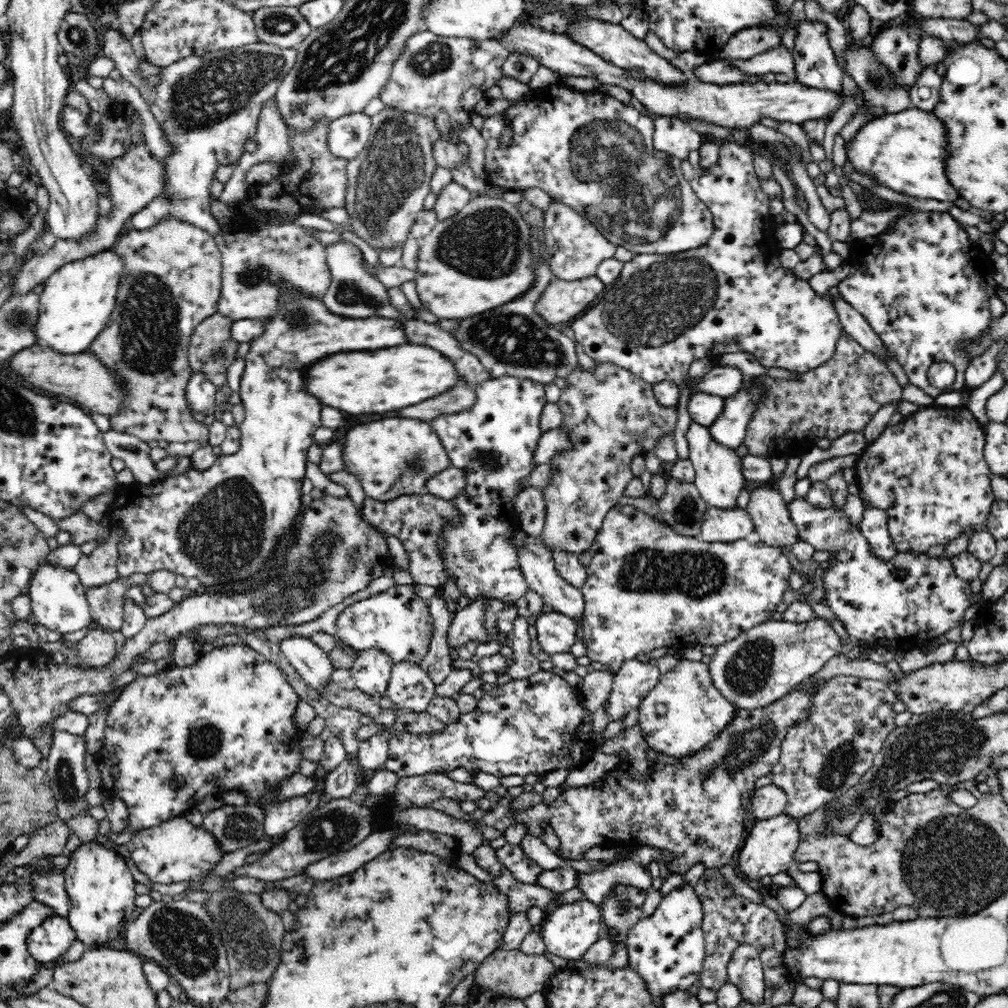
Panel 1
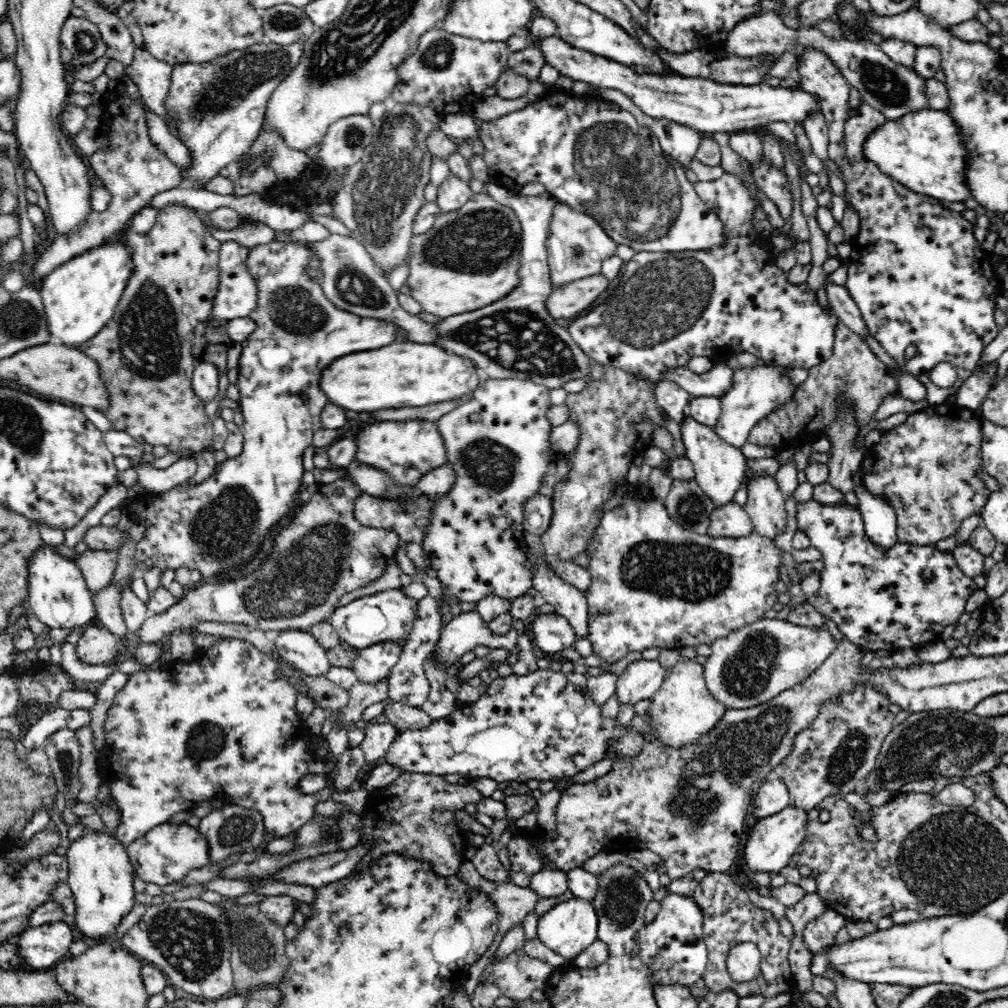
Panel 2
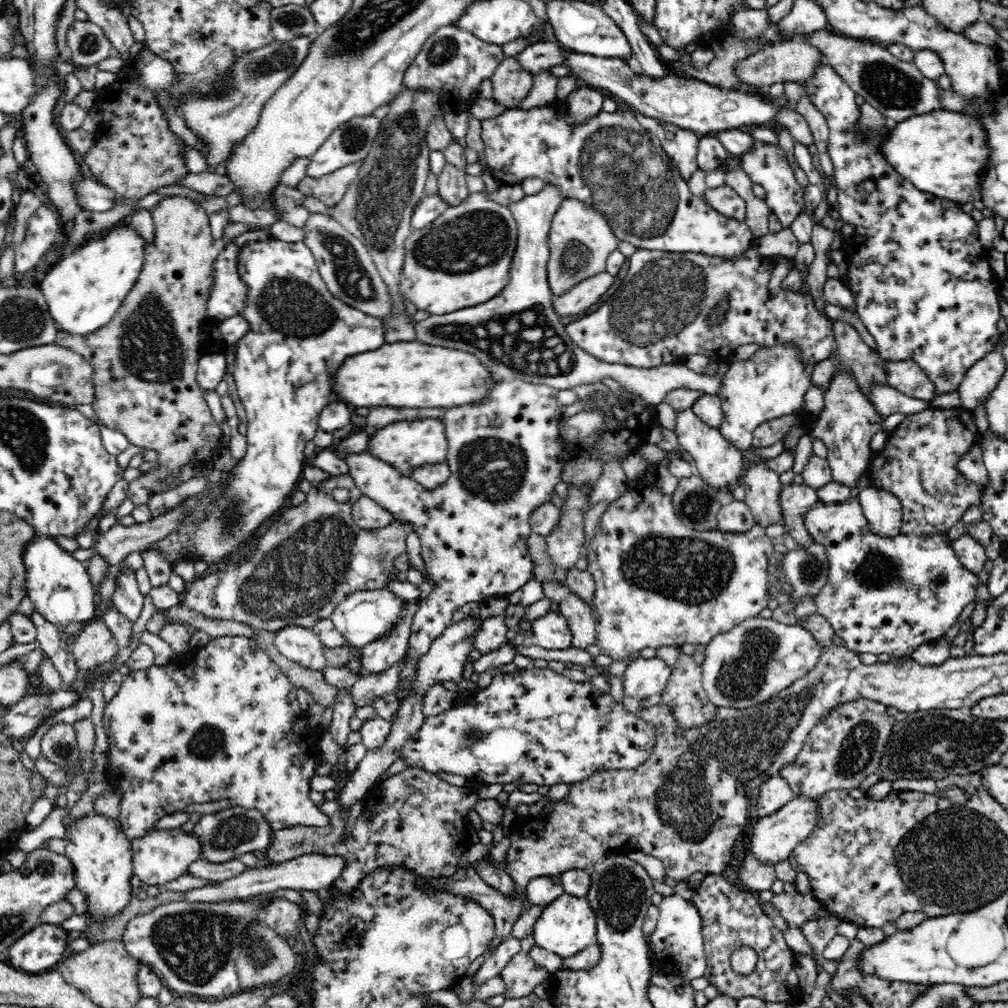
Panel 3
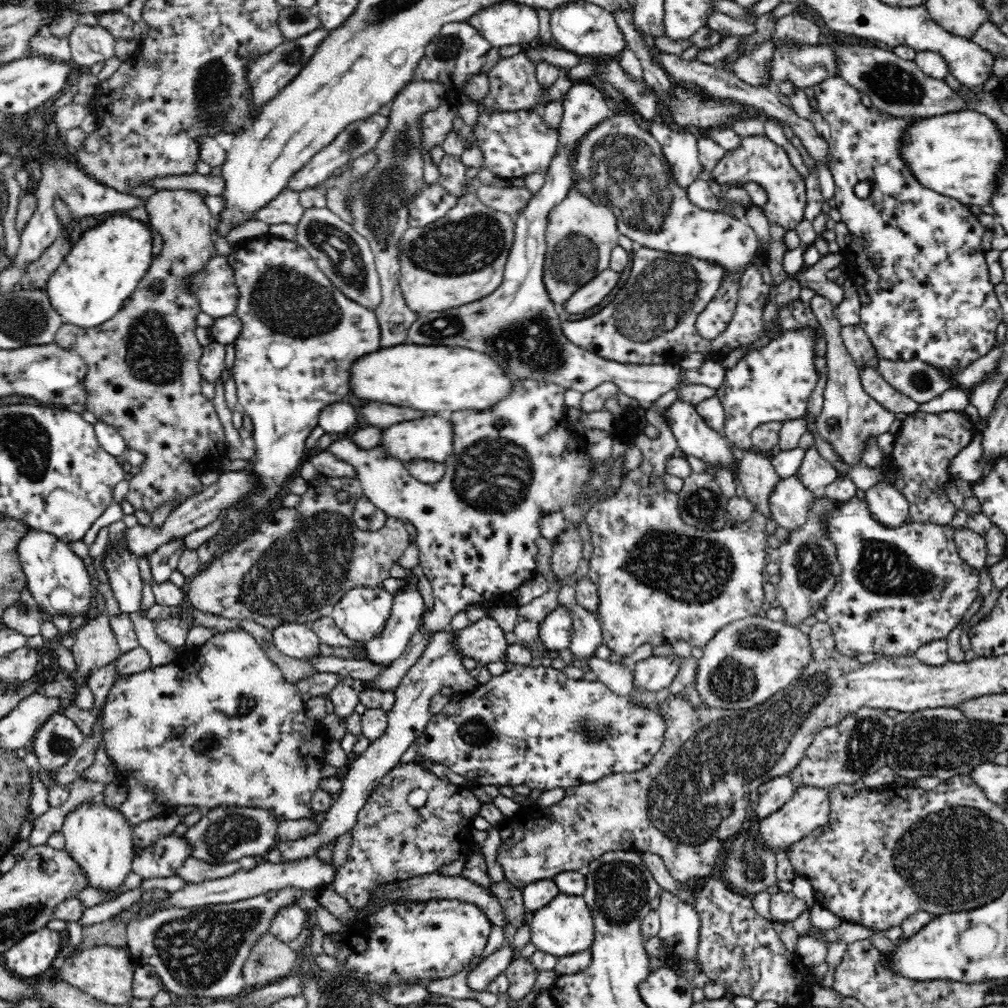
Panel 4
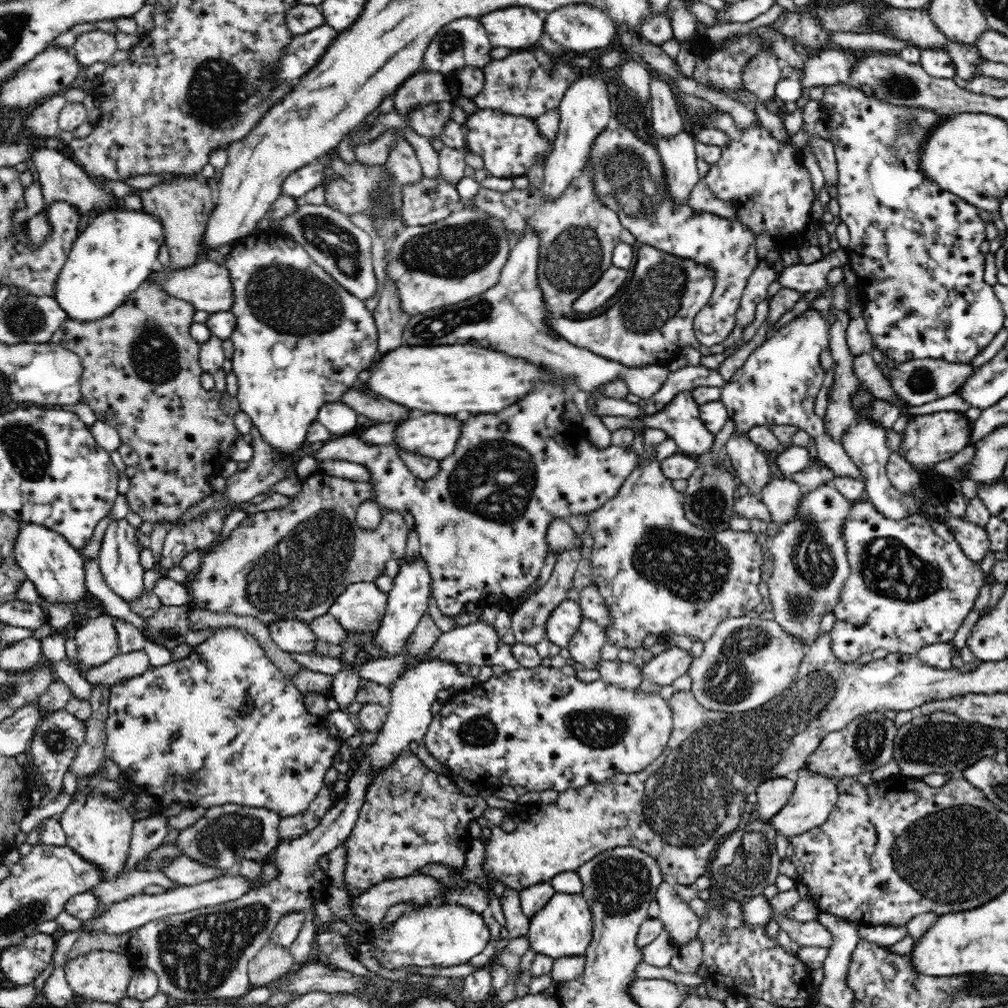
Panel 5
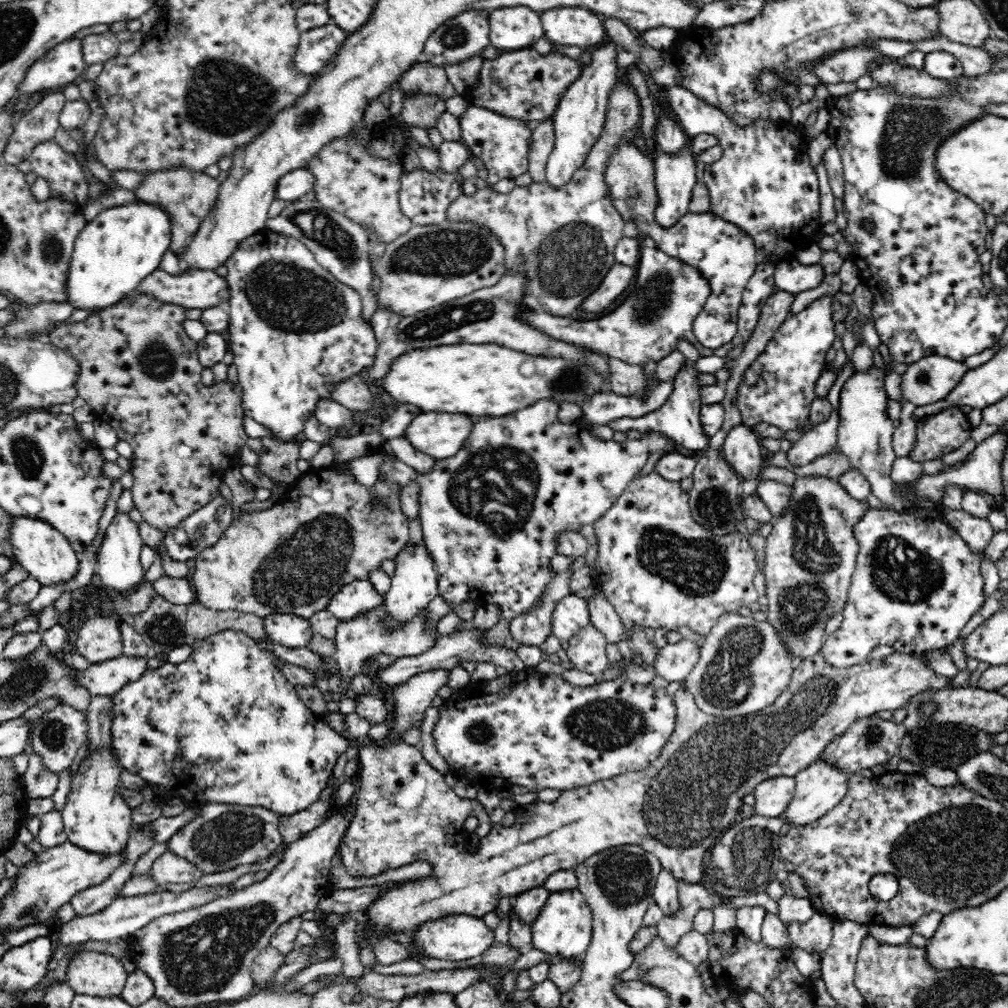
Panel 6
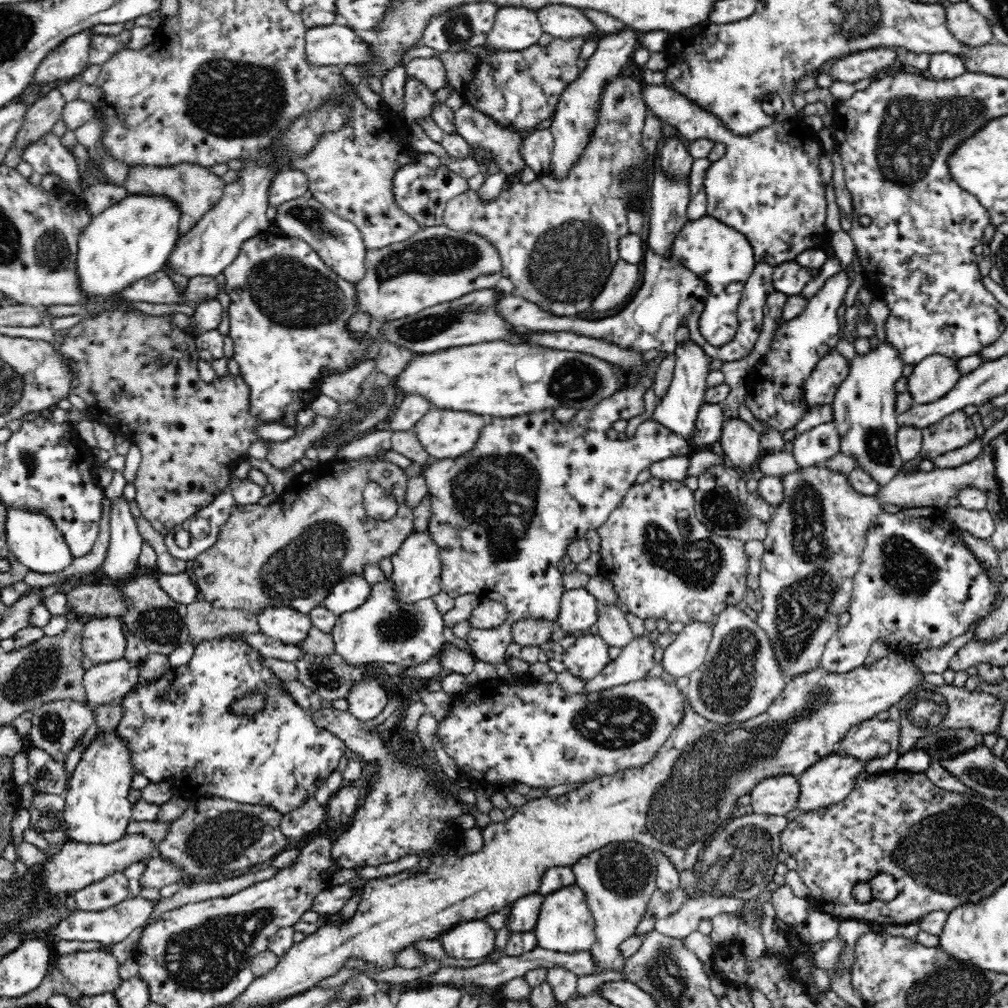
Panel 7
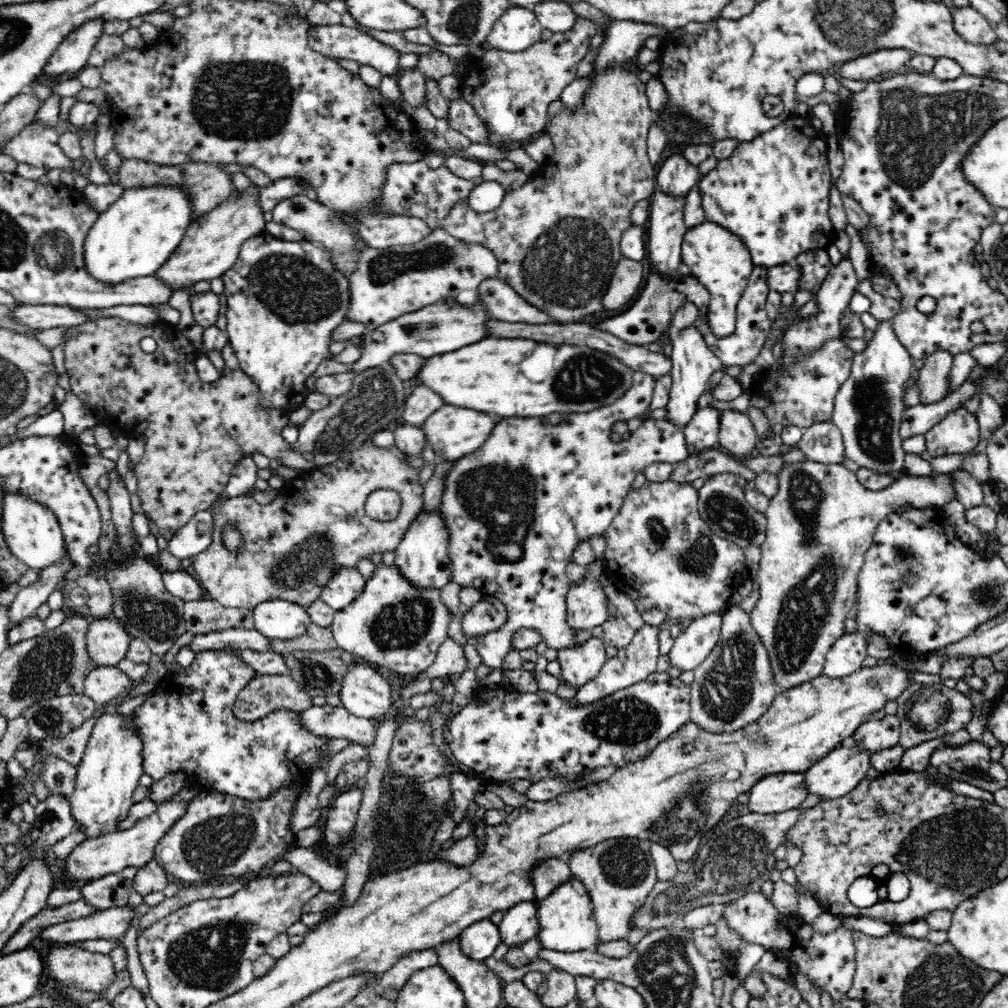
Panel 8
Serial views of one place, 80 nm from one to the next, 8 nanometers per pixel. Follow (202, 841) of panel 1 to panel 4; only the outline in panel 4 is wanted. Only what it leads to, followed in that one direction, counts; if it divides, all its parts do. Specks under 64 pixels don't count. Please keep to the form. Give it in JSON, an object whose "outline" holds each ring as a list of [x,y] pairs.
{"outline":[[[175,832],[158,836],[152,844],[144,848],[135,848],[131,870],[143,880],[168,878],[177,874],[177,870],[188,857],[193,856],[191,844],[187,838]]]}

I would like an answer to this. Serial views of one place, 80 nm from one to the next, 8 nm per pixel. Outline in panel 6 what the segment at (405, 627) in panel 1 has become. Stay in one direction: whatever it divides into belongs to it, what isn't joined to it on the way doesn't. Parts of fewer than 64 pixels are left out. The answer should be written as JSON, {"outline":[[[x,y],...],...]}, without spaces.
{"outline":[[[358,579],[346,583],[328,602],[327,609],[340,621],[348,622],[365,617],[368,611],[376,612],[385,604],[385,598],[379,594],[368,579]]]}

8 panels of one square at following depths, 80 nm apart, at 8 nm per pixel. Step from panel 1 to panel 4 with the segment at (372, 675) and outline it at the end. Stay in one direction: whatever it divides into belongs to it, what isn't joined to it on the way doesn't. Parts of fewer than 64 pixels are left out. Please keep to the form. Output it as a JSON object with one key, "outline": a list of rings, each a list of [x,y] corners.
{"outline":[[[412,575],[404,580],[406,587],[394,595],[386,628],[376,638],[364,643],[365,658],[374,664],[388,666],[402,656],[426,608]]]}

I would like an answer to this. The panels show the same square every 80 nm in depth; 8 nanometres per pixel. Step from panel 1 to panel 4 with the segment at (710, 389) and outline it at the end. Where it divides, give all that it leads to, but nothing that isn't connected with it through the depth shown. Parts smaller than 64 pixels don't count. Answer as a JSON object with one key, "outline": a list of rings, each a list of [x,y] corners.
{"outline":[[[589,79],[575,82],[561,103],[563,116],[558,129],[563,147],[550,163],[542,188],[513,217],[515,237],[506,261],[502,284],[480,302],[466,303],[466,306],[454,310],[419,313],[409,328],[409,342],[424,346],[462,346],[478,350],[482,354],[490,354],[490,358],[494,358],[500,366],[506,366],[516,380],[554,383],[565,390],[584,393],[604,382],[613,382],[624,394],[635,399],[640,408],[654,408],[663,394],[685,384],[684,369],[673,364],[622,364],[577,347],[563,333],[562,306],[550,300],[544,286],[548,219],[552,210],[564,201],[569,189],[572,189],[572,148],[576,146],[578,138],[608,118],[609,104],[599,86]]]}

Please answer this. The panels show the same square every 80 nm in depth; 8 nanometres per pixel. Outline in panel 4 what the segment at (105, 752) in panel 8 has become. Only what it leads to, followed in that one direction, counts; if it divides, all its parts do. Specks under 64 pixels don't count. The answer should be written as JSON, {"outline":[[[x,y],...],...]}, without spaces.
{"outline":[[[84,802],[66,815],[61,832],[65,838],[65,851],[80,865],[87,887],[103,892],[105,902],[120,897],[120,888],[132,872],[134,855],[132,833],[122,811],[108,809],[94,802]]]}

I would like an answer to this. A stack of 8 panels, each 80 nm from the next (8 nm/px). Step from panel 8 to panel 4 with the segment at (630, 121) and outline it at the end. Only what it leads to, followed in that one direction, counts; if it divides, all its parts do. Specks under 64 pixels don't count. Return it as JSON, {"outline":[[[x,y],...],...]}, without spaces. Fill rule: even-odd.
{"outline":[[[511,184],[510,186],[494,187],[480,185],[476,191],[478,199],[486,206],[505,212],[514,217],[533,198],[533,194],[523,186]],[[569,189],[563,202],[552,210],[546,229],[547,251],[544,284],[550,300],[562,305],[582,284],[609,268],[611,252],[619,245],[616,218],[606,208],[593,204],[576,189]]]}

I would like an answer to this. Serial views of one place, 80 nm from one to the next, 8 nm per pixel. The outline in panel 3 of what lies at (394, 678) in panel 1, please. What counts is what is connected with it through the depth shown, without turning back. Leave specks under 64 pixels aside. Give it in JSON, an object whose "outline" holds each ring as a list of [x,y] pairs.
{"outline":[[[507,379],[495,381],[480,403],[448,409],[442,422],[448,444],[446,464],[451,476],[436,492],[417,485],[413,478],[403,478],[390,464],[364,451],[347,456],[348,474],[355,481],[360,495],[378,502],[394,515],[396,521],[416,525],[422,558],[435,585],[426,598],[419,598],[412,616],[408,649],[402,658],[400,681],[394,691],[400,700],[419,697],[416,691],[419,660],[430,650],[434,640],[452,624],[452,613],[456,609],[468,602],[481,603],[485,599],[509,597],[534,579],[527,544],[528,536],[532,533],[530,514],[540,504],[550,501],[552,492],[562,489],[560,473],[566,462],[578,454],[577,449],[567,448],[559,438],[561,422],[557,411],[560,404],[556,392],[550,386]]]}

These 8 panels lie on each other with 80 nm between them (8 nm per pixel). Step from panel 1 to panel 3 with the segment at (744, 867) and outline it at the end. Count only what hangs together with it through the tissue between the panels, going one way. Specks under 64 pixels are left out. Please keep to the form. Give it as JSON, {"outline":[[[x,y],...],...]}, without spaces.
{"outline":[[[795,797],[774,814],[759,817],[750,836],[750,855],[754,861],[764,865],[774,865],[788,860],[790,853],[808,838],[818,817],[818,800]]]}

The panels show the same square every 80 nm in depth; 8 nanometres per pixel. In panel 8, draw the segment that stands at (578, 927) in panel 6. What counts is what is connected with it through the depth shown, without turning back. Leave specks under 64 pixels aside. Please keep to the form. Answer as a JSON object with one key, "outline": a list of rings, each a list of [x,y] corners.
{"outline":[[[576,878],[562,883],[546,899],[538,901],[538,941],[542,949],[558,953],[574,953],[592,949],[597,944],[598,928],[593,916],[593,905],[586,888]]]}

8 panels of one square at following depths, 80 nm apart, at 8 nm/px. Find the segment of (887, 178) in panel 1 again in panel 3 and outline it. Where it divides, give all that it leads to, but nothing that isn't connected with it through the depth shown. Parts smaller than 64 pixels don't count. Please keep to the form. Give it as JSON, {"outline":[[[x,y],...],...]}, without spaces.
{"outline":[[[938,109],[892,122],[876,153],[880,153],[888,165],[922,192],[956,204],[981,200],[978,180],[990,158],[990,149],[986,147],[982,125],[970,115]]]}

